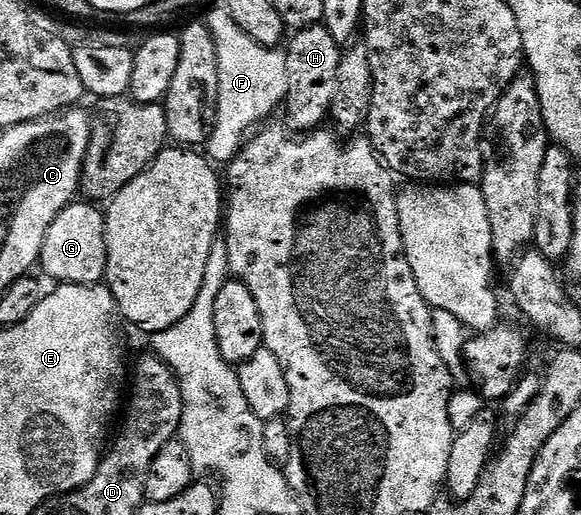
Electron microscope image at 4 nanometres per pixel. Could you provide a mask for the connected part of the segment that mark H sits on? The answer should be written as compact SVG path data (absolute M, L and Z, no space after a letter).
M323 25L301 27L295 32L296 35L287 40L286 43L286 73L288 74L288 98L284 110L288 115L287 124L298 133L307 133L317 130L327 117L331 114L332 102L334 101L334 88L338 78L338 61L342 44L334 41L327 28Z

